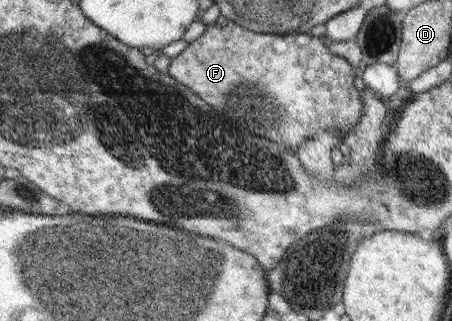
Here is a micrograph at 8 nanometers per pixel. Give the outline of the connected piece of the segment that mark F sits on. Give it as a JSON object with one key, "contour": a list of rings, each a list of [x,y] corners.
{"contour":[[[218,16],[217,20],[208,26],[205,26],[205,30],[198,37],[198,40],[188,44],[188,47],[170,58],[169,66],[166,69],[166,73],[172,76],[178,83],[181,83],[184,87],[190,88],[198,99],[206,99],[206,105],[218,113],[218,115],[224,115],[228,119],[234,119],[238,121],[238,127],[266,139],[266,141],[272,141],[272,143],[278,143],[280,147],[284,147],[286,151],[296,151],[310,135],[320,135],[323,131],[332,130],[336,131],[336,135],[346,135],[350,129],[356,125],[356,122],[363,117],[362,101],[360,101],[360,93],[356,91],[354,87],[354,69],[348,61],[342,59],[342,56],[335,56],[333,52],[328,51],[319,37],[310,37],[308,33],[302,33],[294,36],[285,34],[282,37],[272,36],[270,34],[258,34],[252,31],[247,31],[239,24],[235,24],[233,21],[226,19],[222,16]]]}

